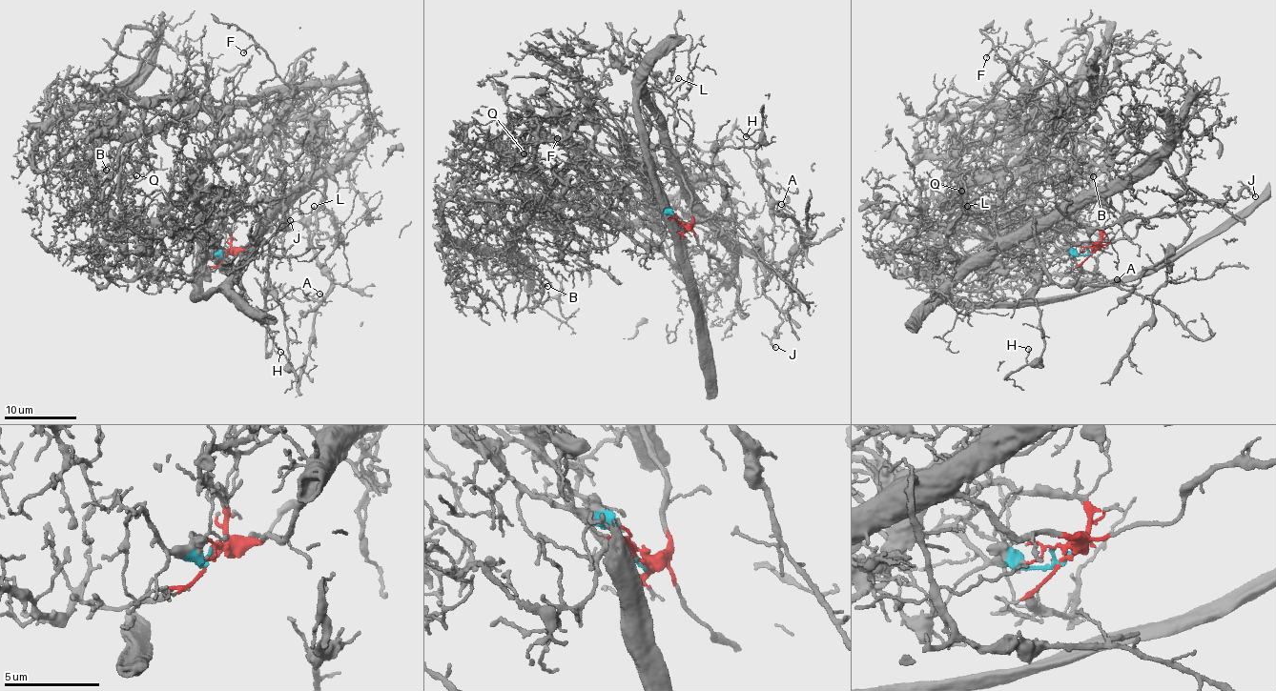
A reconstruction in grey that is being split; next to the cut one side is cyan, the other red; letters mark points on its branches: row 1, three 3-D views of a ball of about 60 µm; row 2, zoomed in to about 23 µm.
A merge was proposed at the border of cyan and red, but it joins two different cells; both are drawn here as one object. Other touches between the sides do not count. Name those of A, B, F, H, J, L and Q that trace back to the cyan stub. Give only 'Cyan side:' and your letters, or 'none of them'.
Cyan side: B, Q

